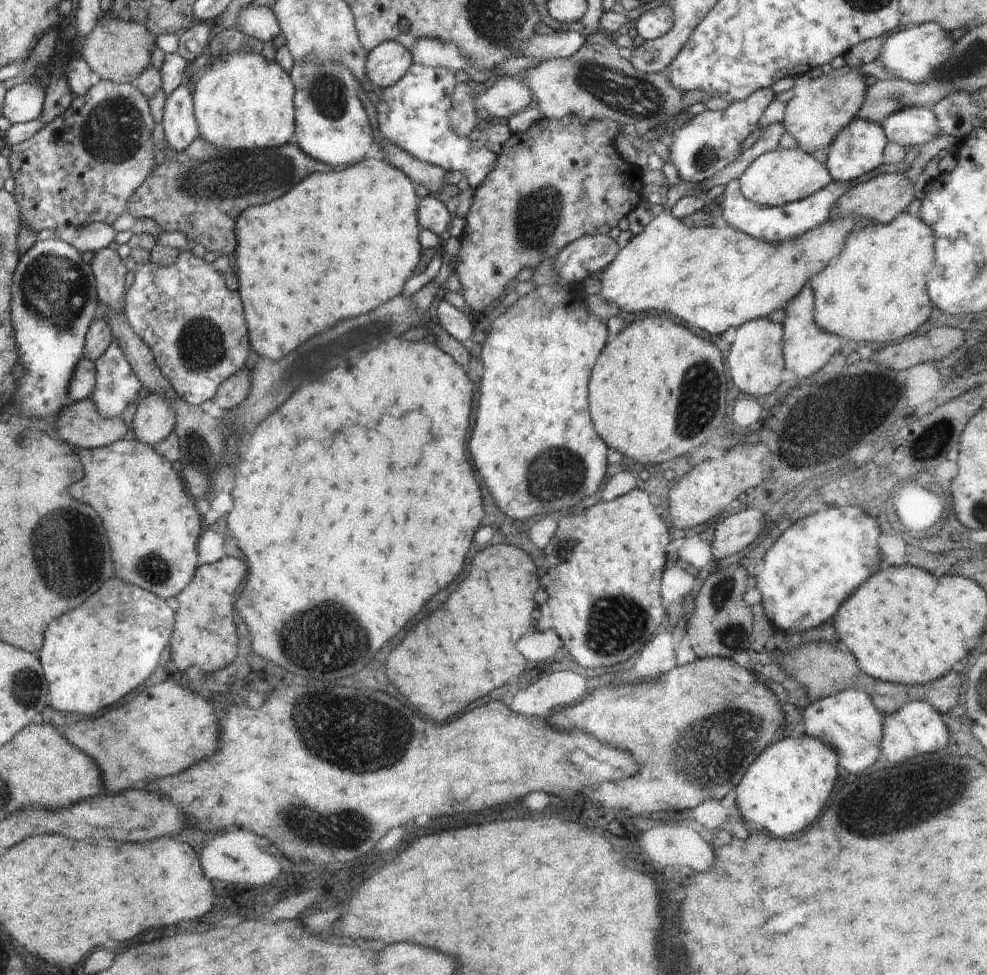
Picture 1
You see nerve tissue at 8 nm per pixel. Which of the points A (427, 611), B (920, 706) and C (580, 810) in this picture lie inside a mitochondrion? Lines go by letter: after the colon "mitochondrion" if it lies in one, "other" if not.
A: other
B: other
C: other

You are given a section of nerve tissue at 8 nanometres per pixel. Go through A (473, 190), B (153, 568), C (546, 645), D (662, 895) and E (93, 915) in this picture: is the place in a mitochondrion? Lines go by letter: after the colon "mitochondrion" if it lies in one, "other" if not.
A: other
B: mitochondrion
C: other
D: other
E: other

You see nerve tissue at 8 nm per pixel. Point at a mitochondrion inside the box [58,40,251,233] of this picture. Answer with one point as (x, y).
(112, 132)

